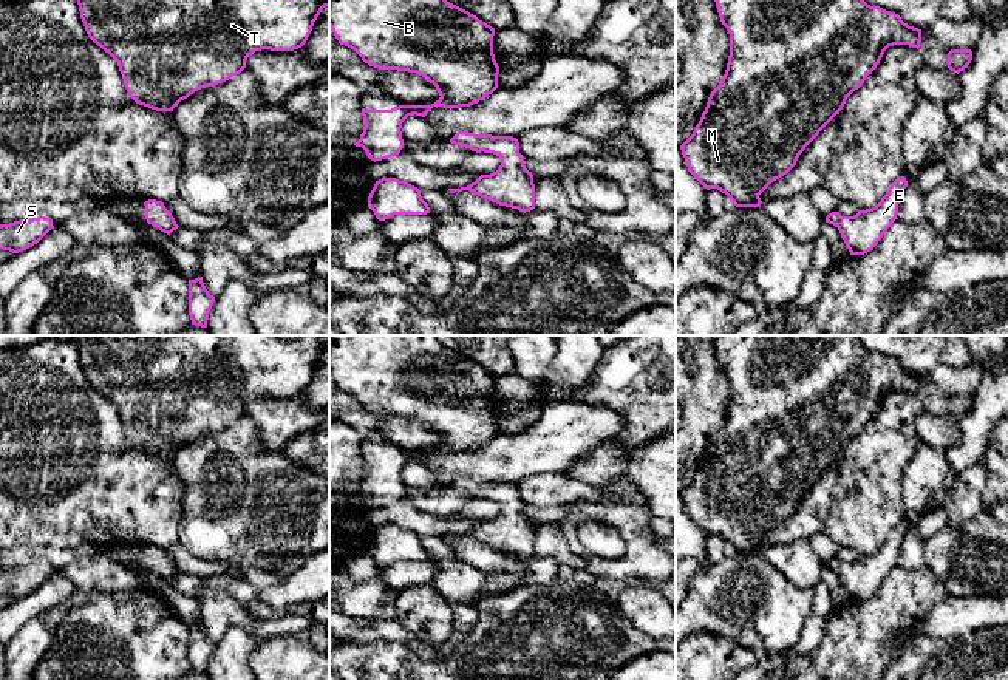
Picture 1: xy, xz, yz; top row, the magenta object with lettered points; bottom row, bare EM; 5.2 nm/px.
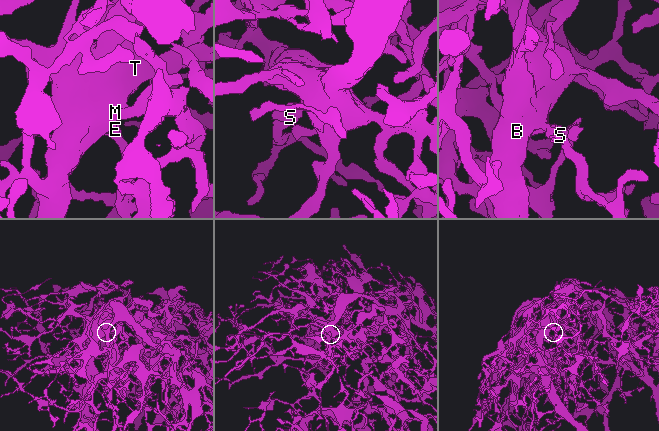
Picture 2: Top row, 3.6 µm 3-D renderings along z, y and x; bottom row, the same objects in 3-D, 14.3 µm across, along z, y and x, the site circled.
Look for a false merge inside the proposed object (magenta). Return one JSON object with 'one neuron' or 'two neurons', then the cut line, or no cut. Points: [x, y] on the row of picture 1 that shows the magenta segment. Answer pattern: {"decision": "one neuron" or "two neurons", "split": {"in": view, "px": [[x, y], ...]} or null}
{"decision": "one neuron", "split": null}

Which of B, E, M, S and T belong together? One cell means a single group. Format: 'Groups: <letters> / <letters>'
Groups: B E M S T

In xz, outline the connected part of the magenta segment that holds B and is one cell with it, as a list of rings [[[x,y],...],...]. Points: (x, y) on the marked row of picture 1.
[[[329,0],[329,28],[340,45],[354,49],[369,66],[416,73],[433,83],[441,96],[431,105],[362,108],[365,127],[354,145],[362,147],[374,162],[400,153],[400,128],[408,116],[425,117],[433,107],[470,107],[498,88],[495,28],[447,0]]]

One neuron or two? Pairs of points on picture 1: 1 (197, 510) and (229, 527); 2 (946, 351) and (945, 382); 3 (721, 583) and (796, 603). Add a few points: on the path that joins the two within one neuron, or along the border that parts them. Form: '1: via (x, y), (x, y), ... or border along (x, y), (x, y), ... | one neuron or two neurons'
1: via (204, 510), (214, 512), (221, 520) | one neuron
2: border along (973, 362), (963, 367), (936, 365), (922, 376) | two neurons
3: via (739, 598), (778, 603) | one neuron

